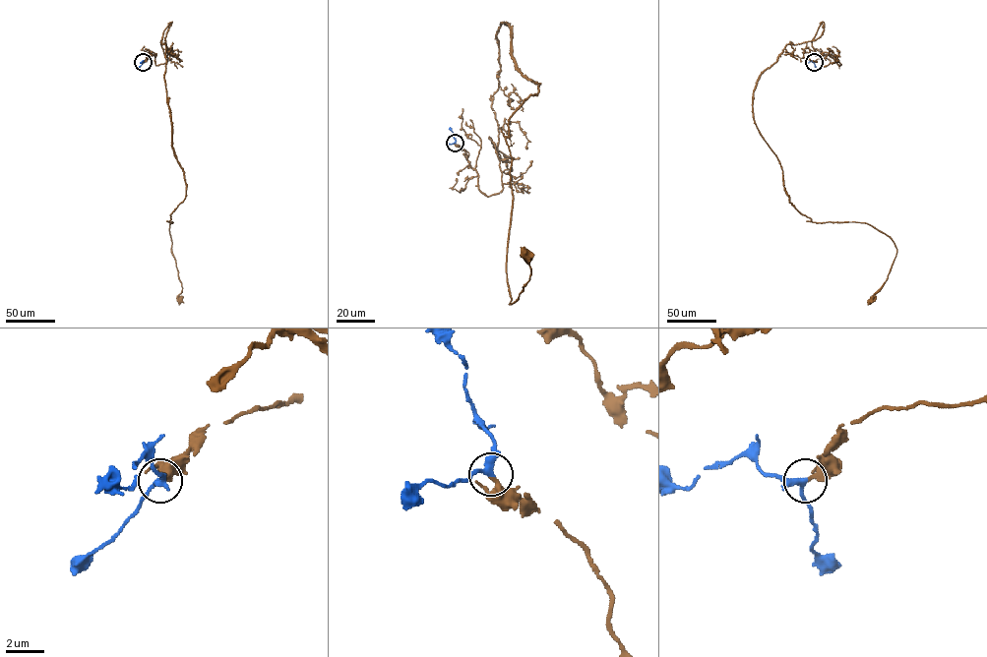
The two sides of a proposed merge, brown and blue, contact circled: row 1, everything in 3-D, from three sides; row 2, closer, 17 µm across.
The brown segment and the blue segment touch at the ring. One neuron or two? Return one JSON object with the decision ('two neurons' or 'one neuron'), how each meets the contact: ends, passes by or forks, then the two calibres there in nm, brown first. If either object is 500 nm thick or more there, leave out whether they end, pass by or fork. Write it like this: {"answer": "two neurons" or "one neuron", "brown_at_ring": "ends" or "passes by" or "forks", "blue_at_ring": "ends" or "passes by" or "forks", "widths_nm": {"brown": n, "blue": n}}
{"answer": "one neuron", "brown_at_ring": "ends", "blue_at_ring": "forks", "widths_nm": {"brown": 320, "blue": 240}}

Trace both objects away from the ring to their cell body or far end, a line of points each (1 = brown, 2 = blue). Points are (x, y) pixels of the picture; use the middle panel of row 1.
1: (455, 144), (500, 192), (506, 23), (539, 84), (506, 139), (510, 304), (525, 256)
2: (455, 143), (450, 127)

